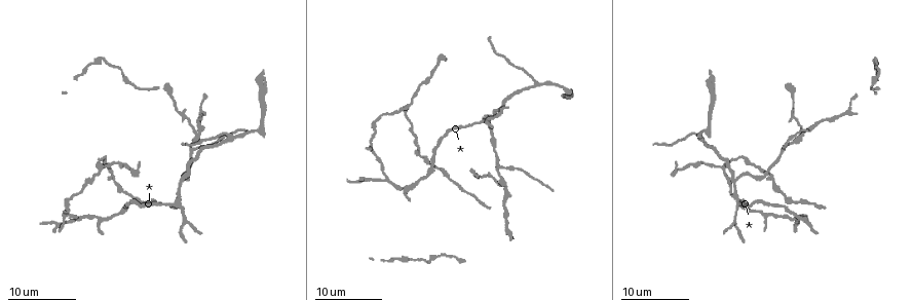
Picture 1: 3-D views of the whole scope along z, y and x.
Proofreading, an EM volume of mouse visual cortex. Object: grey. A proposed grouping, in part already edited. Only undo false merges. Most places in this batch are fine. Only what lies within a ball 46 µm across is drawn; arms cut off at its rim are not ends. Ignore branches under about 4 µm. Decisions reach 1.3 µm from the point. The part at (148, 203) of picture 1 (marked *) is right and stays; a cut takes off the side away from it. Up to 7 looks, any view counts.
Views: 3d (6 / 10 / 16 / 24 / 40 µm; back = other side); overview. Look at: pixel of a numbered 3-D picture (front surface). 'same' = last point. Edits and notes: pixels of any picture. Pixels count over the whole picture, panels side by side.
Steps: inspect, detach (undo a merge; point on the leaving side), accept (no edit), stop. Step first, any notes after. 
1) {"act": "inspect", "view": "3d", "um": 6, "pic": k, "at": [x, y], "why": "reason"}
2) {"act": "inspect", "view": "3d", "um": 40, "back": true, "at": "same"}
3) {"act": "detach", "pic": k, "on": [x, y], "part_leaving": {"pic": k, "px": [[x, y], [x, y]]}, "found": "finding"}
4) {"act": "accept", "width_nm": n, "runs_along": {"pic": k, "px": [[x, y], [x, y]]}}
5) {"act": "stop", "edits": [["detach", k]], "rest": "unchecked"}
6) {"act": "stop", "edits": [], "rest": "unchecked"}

{"act": "inspect", "view": "3d", "um": 24, "pic": 1, "at": [183, 179], "why": "three arms meet"}

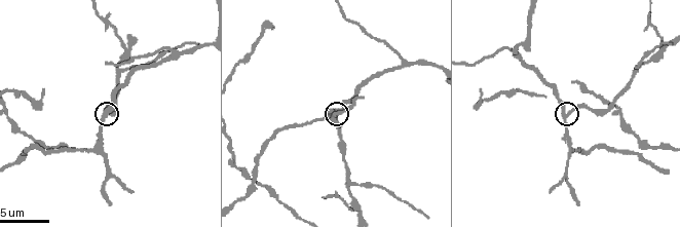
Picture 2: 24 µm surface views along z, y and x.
{"act": "inspect", "view": "3d", "um": 10, "pic": 2, "at": [104, 115]}

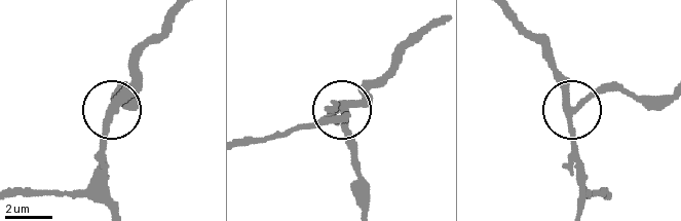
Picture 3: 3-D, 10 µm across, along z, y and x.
{"act": "accept", "arms": 3, "runs_along": {"pic": 3, "px": [[15, 191], [75, 191], [86, 186], [108, 115], [138, 70]]}, "found": "continuous, no second neuron"}

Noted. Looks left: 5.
{"act": "inspect", "view": "3d", "um": 10, "pic": 2, "at": [239, 168], "why": "two arms at a narrow angle"}

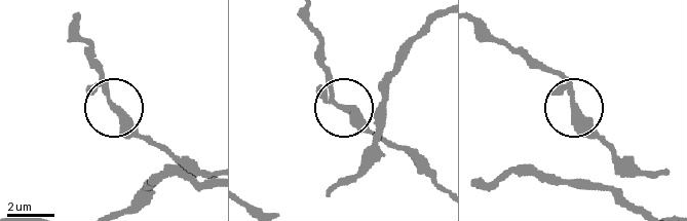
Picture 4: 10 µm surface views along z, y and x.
{"act": "accept", "runs_along": {"pic": 4, "px": [[475, 21], [558, 72], [574, 108], [603, 141]]}, "found": "one neuron here"}

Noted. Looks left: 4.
{"act": "inspect", "view": "3d", "um": 16, "pic": 2, "at": [123, 45], "why": "thin arm on a thick one"}

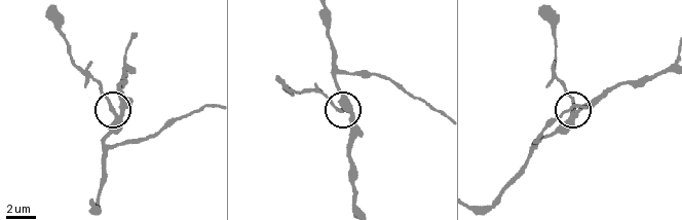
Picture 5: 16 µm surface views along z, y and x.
{"act": "accept", "width_nm": 270, "runs_along": {"pic": 5, "px": [[89, 203], [98, 199], [101, 144], [114, 114], [87, 75]]}, "found": "continuous, no second neuron"}

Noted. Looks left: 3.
{"act": "inspect", "view": "3d", "um": 6, "pic": 2, "at": [175, 53], "why": "two arms in line, one across"}

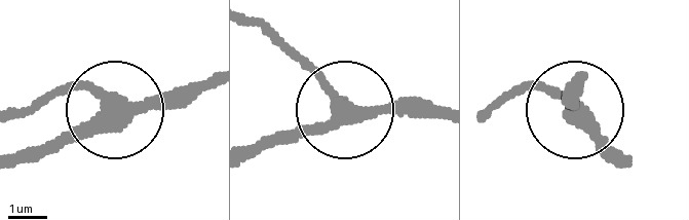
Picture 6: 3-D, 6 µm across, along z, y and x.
{"act": "accept", "arms": 3, "runs_along": {"pic": 6, "px": [[255, 153], [304, 138], [337, 105], [278, 39]]}, "found": "all the same neuron"}

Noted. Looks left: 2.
{"act": "stop", "edits": [], "rest": "unchecked"}

